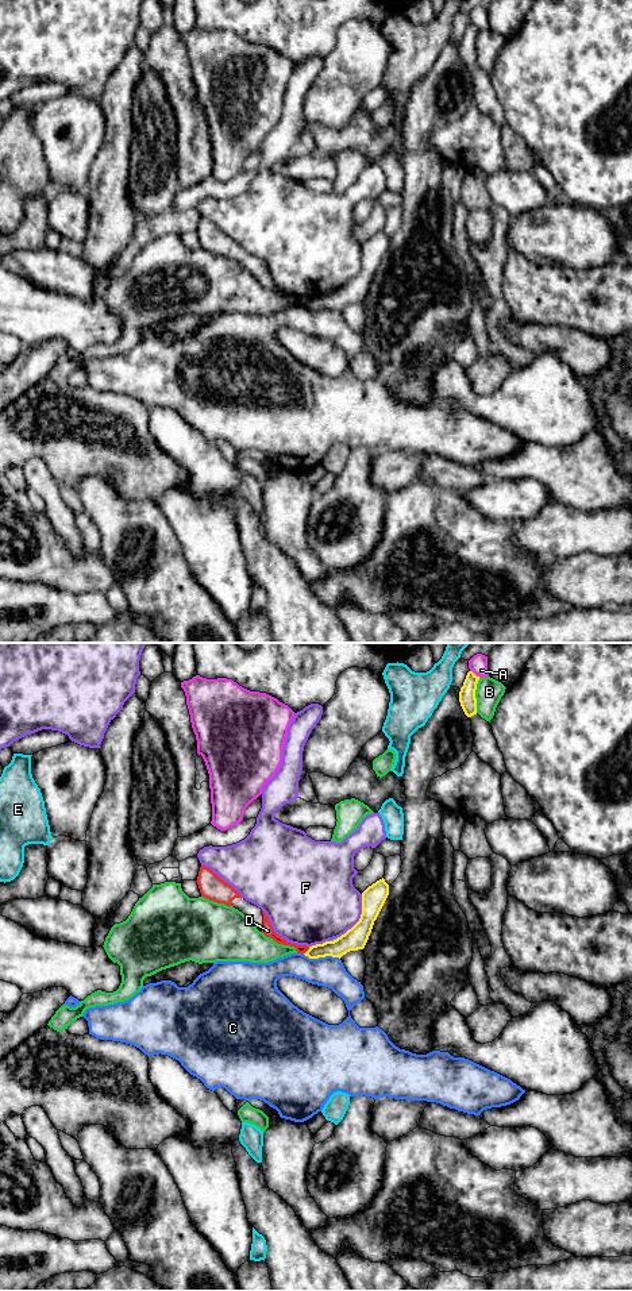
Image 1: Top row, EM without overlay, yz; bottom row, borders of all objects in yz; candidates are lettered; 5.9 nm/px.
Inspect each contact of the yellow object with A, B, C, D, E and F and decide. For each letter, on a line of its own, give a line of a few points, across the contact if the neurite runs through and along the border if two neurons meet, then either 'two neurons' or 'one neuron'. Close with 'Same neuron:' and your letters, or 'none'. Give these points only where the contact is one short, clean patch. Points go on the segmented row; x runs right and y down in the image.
A: two neurons
B: two neurons
C: line yz (304, 954), (309, 958), (336, 956), (339, 959); two neurons
D: line yz (309, 947), (303, 954); two neurons
E: two neurons
F: two neurons
Same neuron: none

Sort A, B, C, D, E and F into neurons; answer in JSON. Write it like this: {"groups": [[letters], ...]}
{"groups": [["A"], ["B"], ["C"], ["D"], ["E"], ["F"]]}

